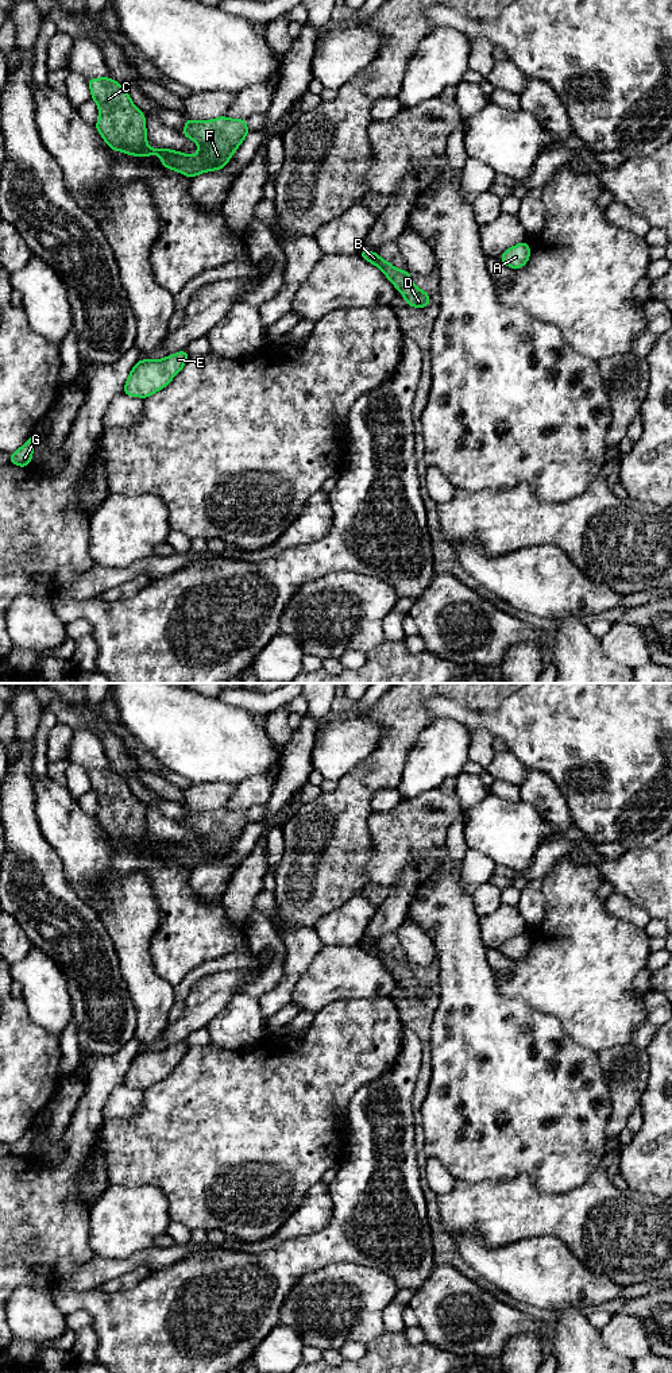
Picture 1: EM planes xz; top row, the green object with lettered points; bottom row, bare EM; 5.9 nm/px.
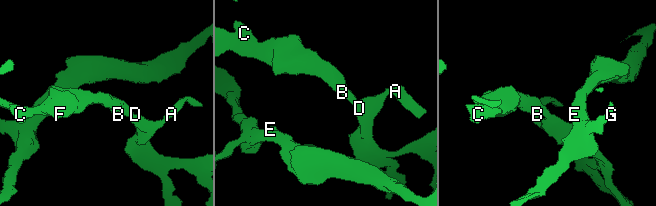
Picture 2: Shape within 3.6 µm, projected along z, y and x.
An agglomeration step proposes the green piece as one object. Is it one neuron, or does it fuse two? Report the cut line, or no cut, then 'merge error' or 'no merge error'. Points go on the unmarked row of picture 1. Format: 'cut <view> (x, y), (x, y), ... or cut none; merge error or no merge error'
cut none; no merge error

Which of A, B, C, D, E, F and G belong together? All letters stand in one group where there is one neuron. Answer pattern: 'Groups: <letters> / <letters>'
Groups: A B C D E F G

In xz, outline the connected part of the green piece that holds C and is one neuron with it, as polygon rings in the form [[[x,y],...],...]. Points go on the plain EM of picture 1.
[[[111,768],[88,770],[88,775],[100,805],[94,819],[113,842],[140,849],[158,845],[166,860],[189,869],[225,859],[250,825],[246,810],[186,810],[181,825],[197,834],[196,846],[162,838],[151,840],[147,837],[146,807],[132,794],[125,778]]]

